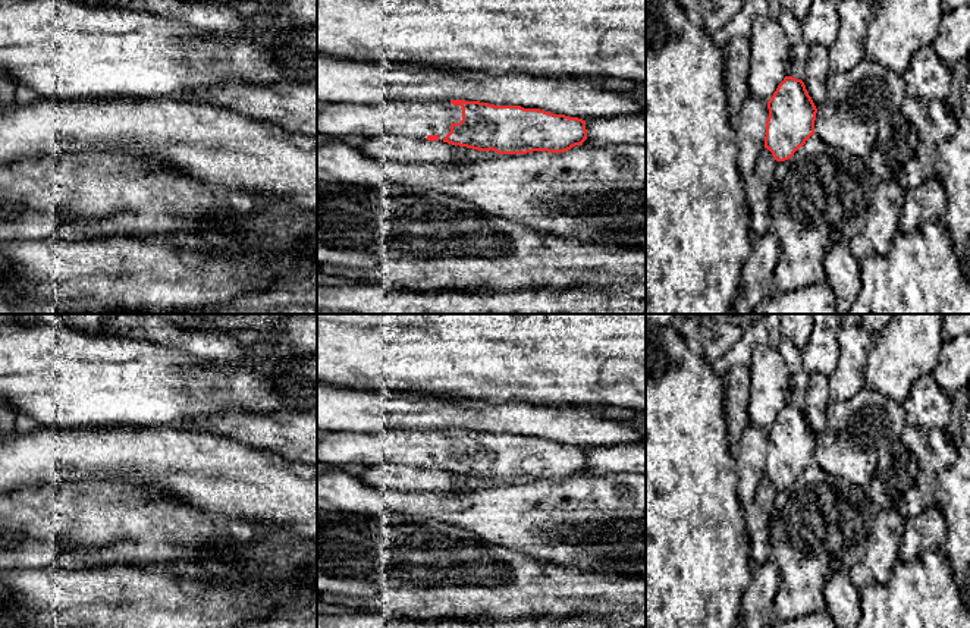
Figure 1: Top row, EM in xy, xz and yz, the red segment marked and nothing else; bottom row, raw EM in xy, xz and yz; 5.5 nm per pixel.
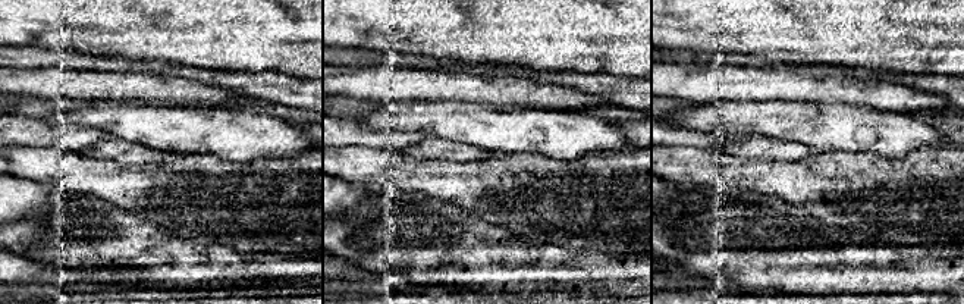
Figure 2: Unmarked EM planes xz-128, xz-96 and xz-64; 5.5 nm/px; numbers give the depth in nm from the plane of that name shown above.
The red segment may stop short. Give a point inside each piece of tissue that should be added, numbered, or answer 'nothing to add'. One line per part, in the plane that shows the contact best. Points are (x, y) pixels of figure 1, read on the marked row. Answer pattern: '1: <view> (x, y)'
1: xz (420, 119)

